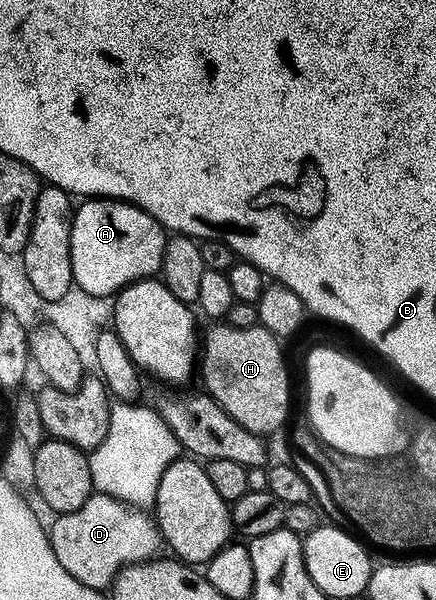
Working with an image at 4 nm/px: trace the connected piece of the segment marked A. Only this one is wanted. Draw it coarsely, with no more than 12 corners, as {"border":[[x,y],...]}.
{"border":[[135,204],[71,218],[74,285],[114,297],[162,269],[169,239]]}

